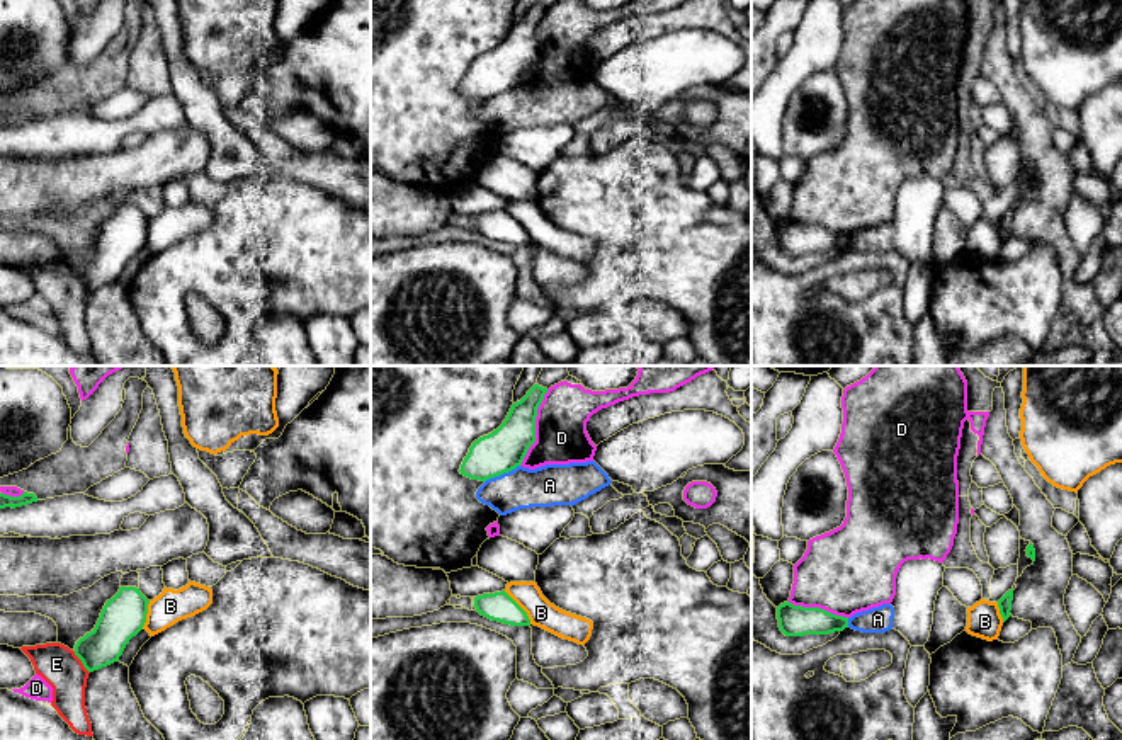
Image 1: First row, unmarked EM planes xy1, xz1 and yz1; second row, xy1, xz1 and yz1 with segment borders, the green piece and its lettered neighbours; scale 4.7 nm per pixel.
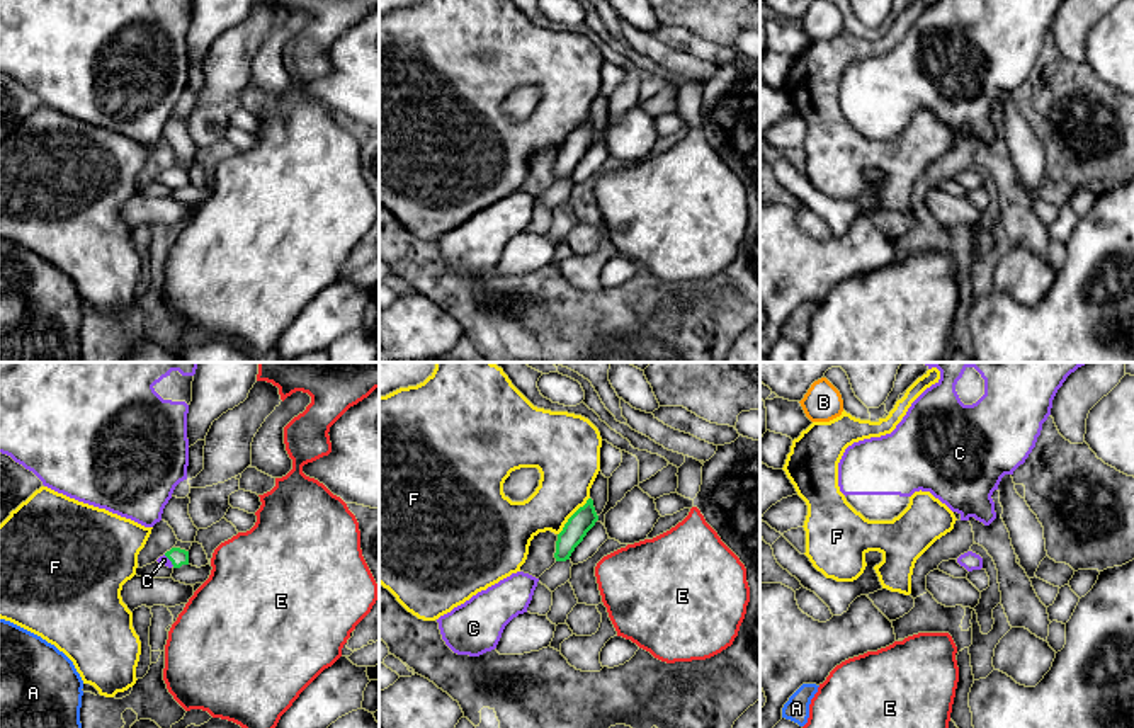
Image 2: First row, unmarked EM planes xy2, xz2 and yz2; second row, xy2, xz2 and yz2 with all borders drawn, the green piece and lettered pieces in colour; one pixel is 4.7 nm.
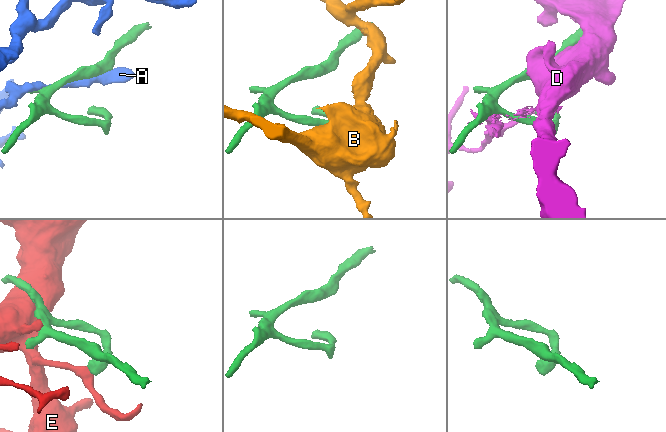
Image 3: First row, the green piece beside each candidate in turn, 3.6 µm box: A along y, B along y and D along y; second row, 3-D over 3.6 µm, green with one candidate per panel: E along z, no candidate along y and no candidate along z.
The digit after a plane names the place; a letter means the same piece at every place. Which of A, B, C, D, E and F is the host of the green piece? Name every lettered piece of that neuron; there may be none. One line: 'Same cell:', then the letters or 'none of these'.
Same cell: C

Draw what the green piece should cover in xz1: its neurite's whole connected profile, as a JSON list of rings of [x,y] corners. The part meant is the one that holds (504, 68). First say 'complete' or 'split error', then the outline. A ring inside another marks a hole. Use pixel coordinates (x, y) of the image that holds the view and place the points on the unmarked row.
complete | [[[534,3],[520,20],[512,24],[496,49],[474,60],[461,83],[461,94],[486,100],[520,85],[536,61],[537,27],[546,12],[547,7]]]

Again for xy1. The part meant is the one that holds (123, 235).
complete | [[[121,206],[105,221],[95,247],[75,264],[75,274],[88,291],[119,281],[129,259],[143,248],[148,223],[136,206]]]

